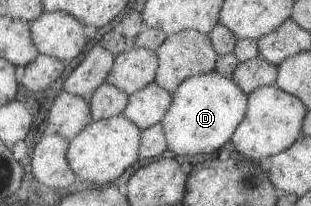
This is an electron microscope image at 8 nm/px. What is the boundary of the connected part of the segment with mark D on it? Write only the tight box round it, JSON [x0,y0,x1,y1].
[162,70,249,160]

